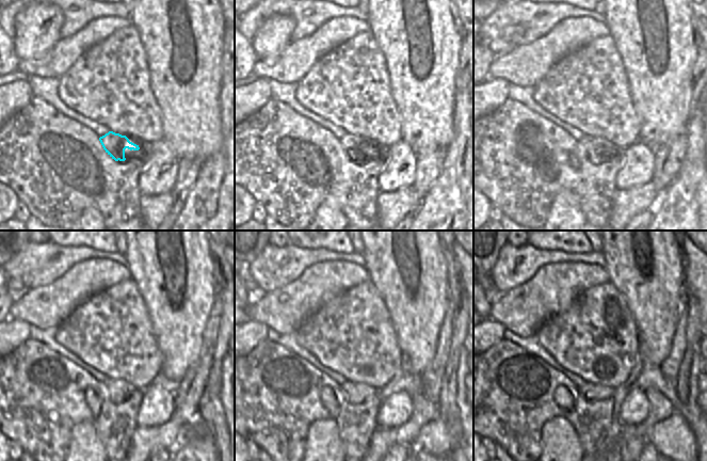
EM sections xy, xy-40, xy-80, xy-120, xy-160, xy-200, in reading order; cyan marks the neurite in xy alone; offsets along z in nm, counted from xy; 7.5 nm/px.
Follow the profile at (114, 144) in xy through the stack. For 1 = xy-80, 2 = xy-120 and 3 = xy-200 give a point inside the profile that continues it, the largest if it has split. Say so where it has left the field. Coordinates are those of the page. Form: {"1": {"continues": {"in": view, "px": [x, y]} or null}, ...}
{"1": {"continues": {"in": "xy-80", "px": [597, 149]}}, "2": {"continues": {"in": "xy-120", "px": [118, 390]}}, "3": {"continues": {"in": "xy-200", "px": [597, 392]}}}

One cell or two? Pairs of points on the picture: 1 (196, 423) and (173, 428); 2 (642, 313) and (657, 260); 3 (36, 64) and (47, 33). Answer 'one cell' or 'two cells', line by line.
1: two cells
2: one cell
3: two cells

